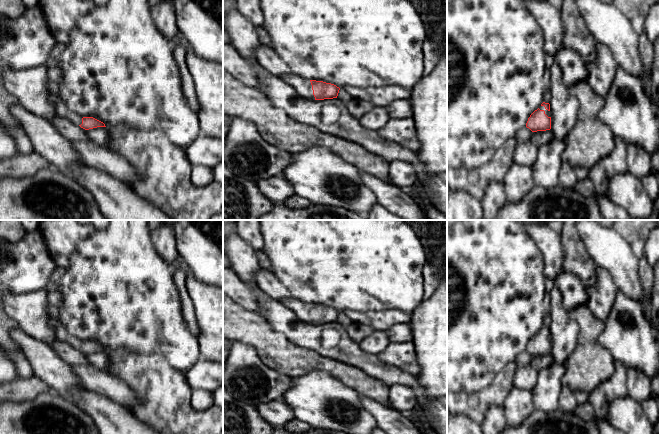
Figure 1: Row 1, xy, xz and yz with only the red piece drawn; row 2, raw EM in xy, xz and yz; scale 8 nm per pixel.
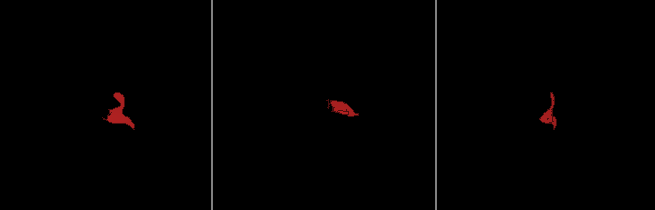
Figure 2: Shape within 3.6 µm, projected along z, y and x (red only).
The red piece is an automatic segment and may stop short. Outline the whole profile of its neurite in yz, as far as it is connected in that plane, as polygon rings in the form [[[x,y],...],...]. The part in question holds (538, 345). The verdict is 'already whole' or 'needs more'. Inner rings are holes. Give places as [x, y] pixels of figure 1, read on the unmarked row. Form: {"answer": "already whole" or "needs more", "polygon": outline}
{"answer": "needs more", "polygon": [[[543,326],[541,330],[530,339],[526,347],[526,351],[529,352],[532,356],[550,354],[550,328]]]}

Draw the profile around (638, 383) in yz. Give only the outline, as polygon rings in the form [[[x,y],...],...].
[[[627,370],[628,396],[639,404],[651,396],[651,379],[642,371]]]

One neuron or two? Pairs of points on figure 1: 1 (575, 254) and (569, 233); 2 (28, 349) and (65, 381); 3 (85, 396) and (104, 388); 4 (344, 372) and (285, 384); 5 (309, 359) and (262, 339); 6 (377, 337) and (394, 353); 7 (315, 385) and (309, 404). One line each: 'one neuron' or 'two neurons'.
1: one neuron
2: one neuron
3: two neurons
4: two neurons
5: one neuron
6: two neurons
7: one neuron

